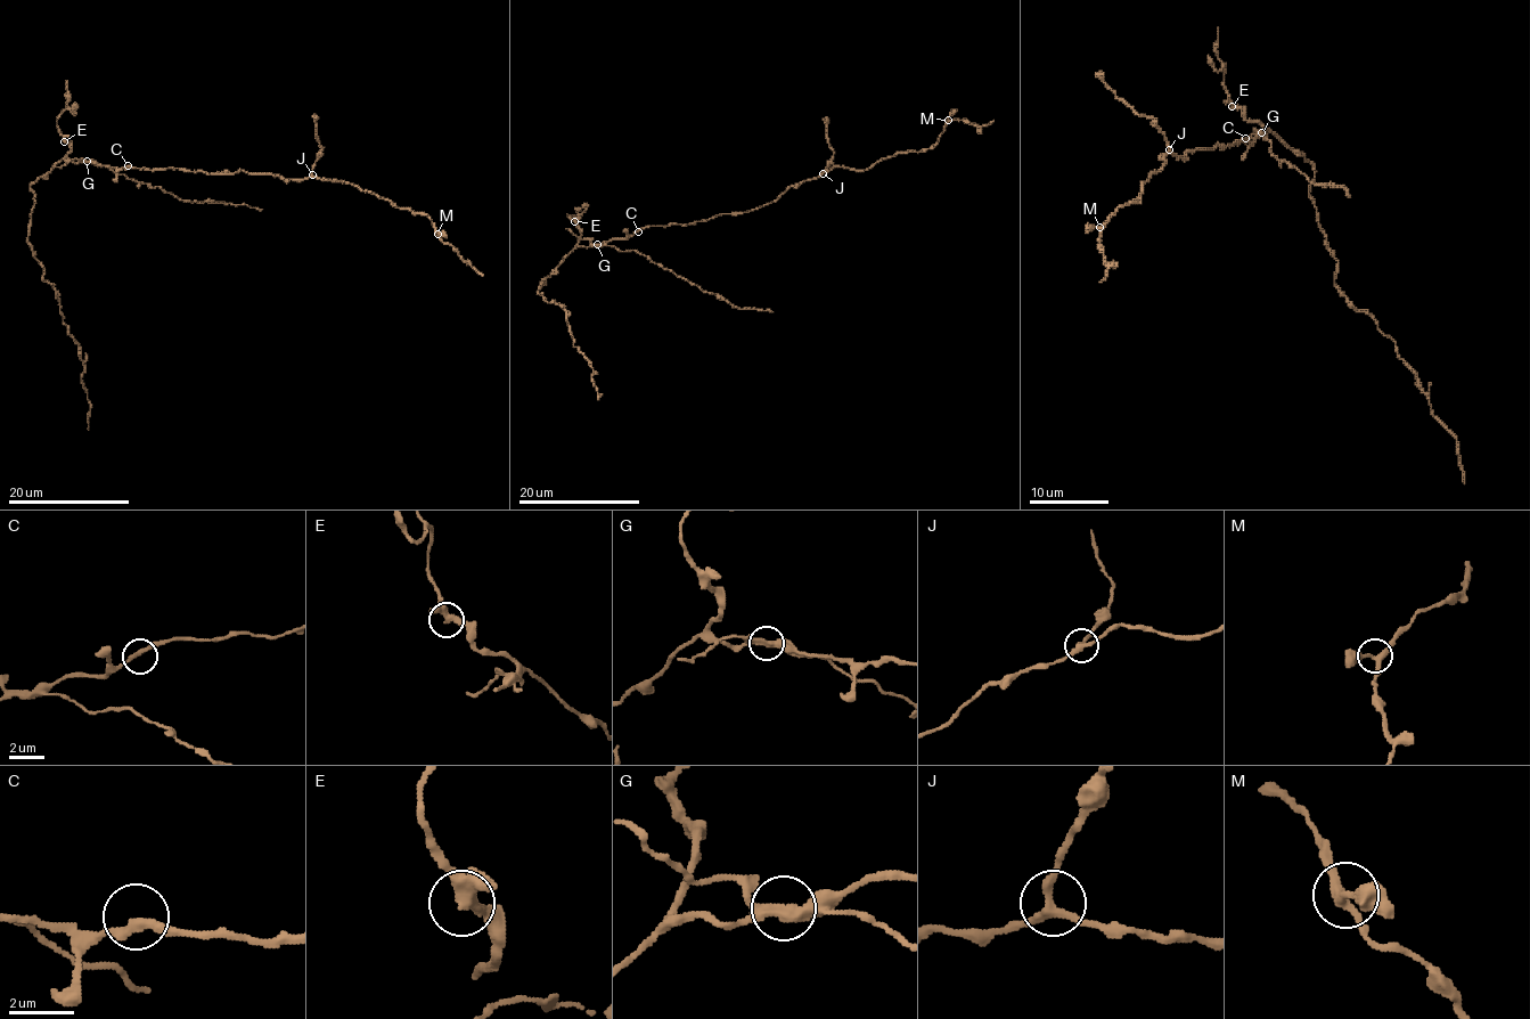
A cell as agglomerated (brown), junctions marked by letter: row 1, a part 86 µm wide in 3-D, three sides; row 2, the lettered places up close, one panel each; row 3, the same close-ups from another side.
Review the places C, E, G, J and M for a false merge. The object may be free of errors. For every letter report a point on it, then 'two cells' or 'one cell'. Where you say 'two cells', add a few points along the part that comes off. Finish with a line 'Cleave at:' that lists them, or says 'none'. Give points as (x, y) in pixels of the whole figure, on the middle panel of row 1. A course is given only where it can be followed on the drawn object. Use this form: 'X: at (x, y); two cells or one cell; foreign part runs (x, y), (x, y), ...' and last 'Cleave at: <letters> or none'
C: at (638, 231); one cell
E: at (574, 221); one cell
G: at (597, 244); two cells; foreign part runs (597, 244), (614, 245), (621, 252), (637, 250), (741, 309), (772, 312)
J: at (823, 173); one cell
M: at (948, 120); one cell
Cleave at: G

